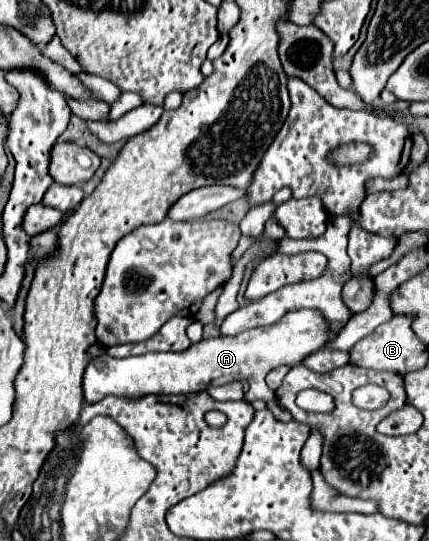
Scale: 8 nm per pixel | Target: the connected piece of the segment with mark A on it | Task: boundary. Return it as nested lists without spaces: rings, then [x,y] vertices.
[[[299,309],[293,313],[287,313],[283,319],[279,319],[273,325],[259,327],[259,329],[249,329],[233,337],[213,337],[213,339],[203,339],[195,345],[191,345],[187,351],[179,353],[145,353],[145,355],[135,355],[135,357],[125,357],[125,359],[115,359],[109,355],[101,355],[89,361],[85,375],[83,375],[83,395],[85,403],[93,405],[99,403],[101,399],[115,395],[115,397],[143,397],[147,393],[155,395],[179,395],[179,393],[195,393],[201,389],[207,389],[211,385],[225,385],[231,381],[249,381],[251,389],[245,393],[245,401],[253,403],[257,399],[269,403],[269,387],[265,383],[265,375],[279,367],[279,365],[297,365],[301,363],[307,355],[315,353],[317,349],[323,347],[331,339],[329,327],[325,319],[319,315],[315,309]]]

